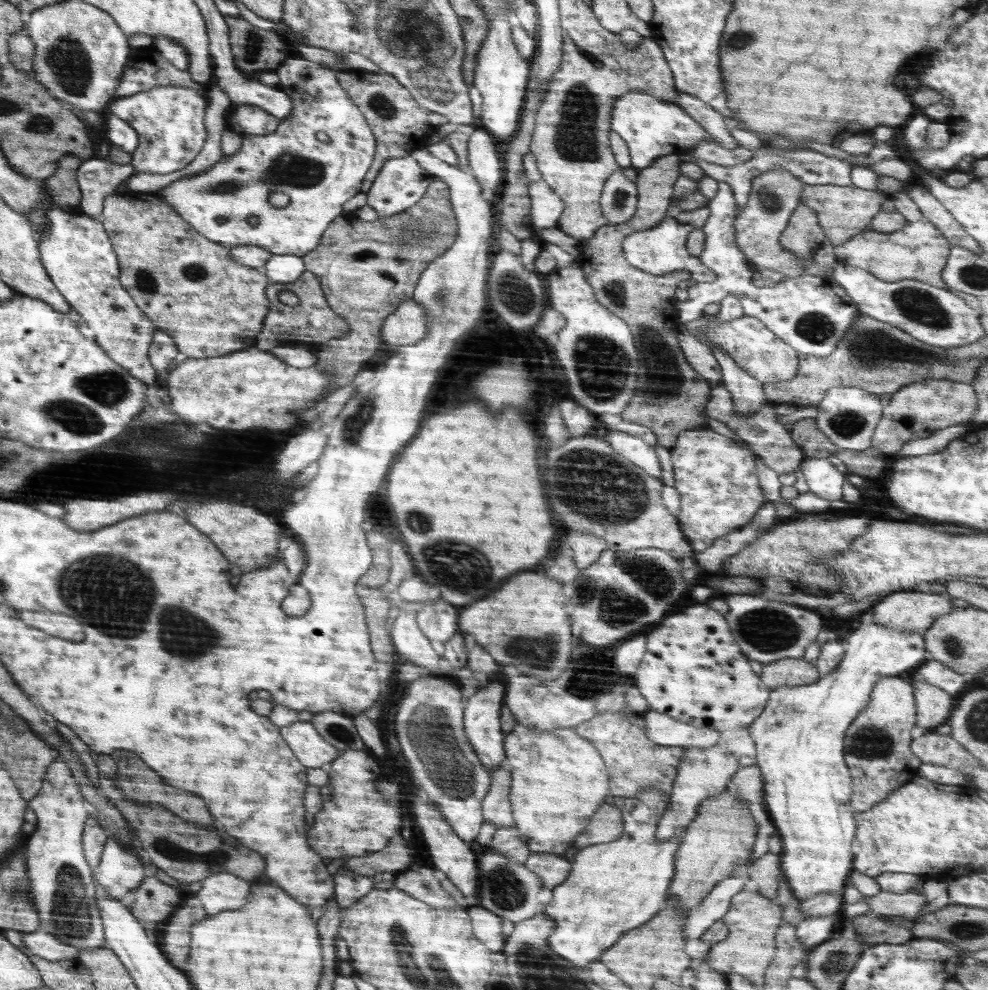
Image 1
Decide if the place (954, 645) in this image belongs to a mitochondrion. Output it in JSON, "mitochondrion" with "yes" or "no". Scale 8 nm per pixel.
{"mitochondrion":"yes"}

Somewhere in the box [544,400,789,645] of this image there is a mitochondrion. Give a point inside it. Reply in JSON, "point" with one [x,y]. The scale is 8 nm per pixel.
{"point":[628,492]}

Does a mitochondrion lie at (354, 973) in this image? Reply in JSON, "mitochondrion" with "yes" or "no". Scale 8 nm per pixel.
{"mitochondrion":"no"}

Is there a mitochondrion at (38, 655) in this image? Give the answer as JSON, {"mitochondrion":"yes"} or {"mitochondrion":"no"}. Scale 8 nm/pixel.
{"mitochondrion":"no"}

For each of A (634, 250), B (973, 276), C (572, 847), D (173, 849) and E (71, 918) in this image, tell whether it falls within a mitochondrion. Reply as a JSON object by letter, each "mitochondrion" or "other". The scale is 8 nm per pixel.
{"A":"other","B":"mitochondrion","C":"other","D":"mitochondrion","E":"mitochondrion"}

